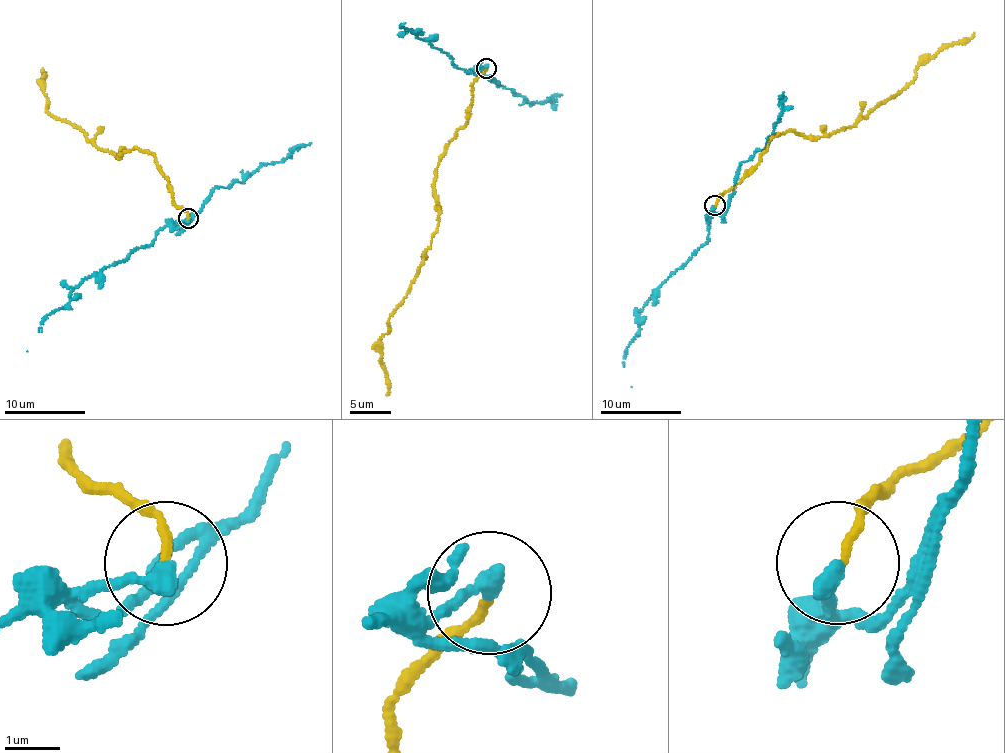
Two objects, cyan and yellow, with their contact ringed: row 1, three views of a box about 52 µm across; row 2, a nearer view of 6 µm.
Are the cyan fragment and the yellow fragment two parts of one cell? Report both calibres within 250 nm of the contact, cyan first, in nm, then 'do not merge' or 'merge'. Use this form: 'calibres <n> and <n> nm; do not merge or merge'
calibres 320 and 130 nm; do not merge

